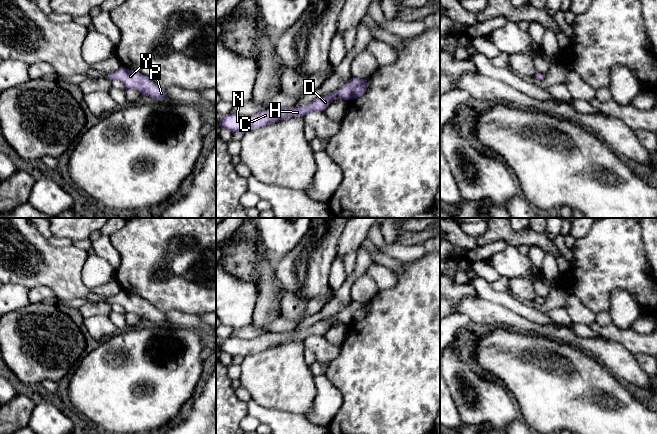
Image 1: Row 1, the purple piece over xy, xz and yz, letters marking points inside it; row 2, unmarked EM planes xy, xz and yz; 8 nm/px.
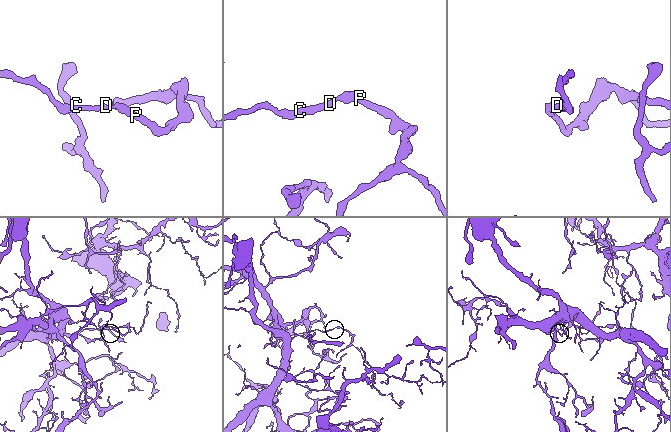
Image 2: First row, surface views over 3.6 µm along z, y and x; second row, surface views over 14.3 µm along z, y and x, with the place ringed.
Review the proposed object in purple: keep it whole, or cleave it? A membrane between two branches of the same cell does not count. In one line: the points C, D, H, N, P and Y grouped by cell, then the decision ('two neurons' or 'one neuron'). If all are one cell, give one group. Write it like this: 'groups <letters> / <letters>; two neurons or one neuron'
groups C D H N P Y; one neuron

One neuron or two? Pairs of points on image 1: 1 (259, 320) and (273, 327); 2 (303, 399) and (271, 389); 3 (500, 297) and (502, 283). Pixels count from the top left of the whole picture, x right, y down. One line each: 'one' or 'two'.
1: two
2: one
3: two

